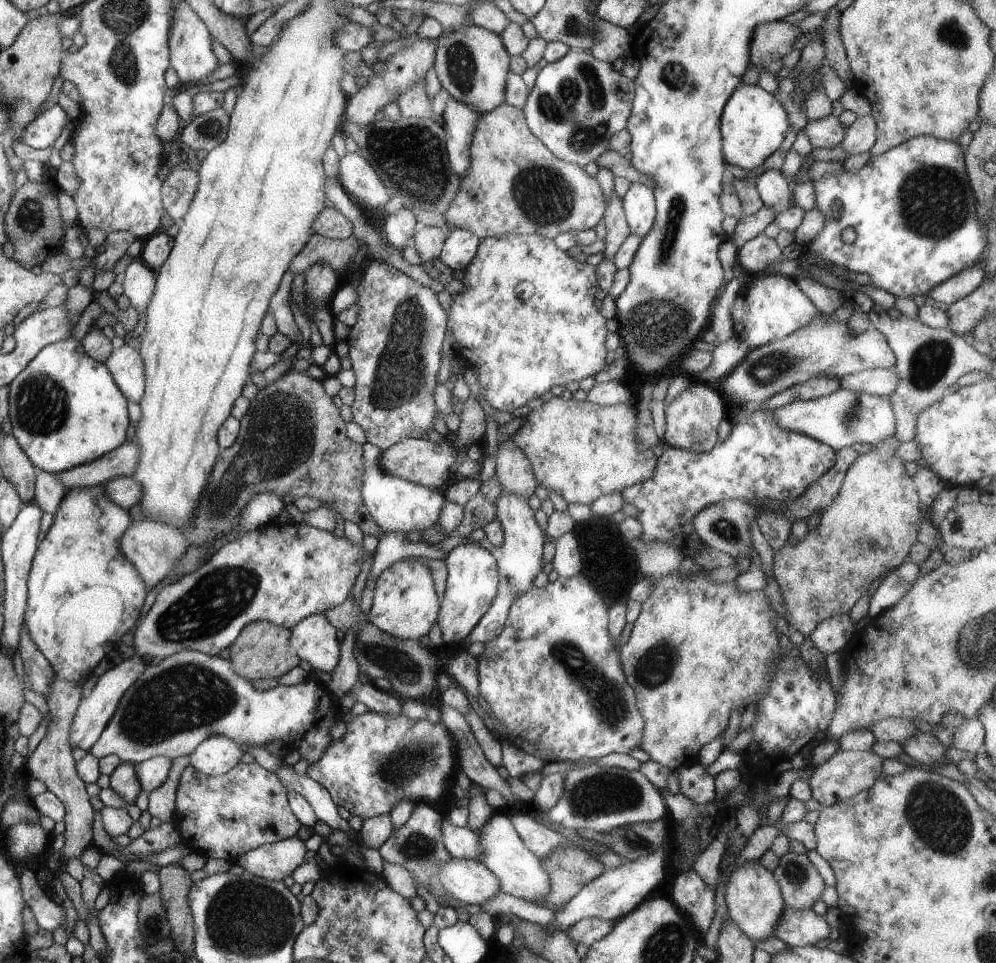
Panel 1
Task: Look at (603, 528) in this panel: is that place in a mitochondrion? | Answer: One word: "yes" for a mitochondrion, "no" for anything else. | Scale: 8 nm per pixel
no

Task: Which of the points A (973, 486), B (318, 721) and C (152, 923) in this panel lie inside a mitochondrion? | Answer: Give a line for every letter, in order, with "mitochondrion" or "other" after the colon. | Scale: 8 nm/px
A: other
B: other
C: mitochondrion

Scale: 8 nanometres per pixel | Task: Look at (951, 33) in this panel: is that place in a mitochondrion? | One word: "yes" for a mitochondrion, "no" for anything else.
yes

